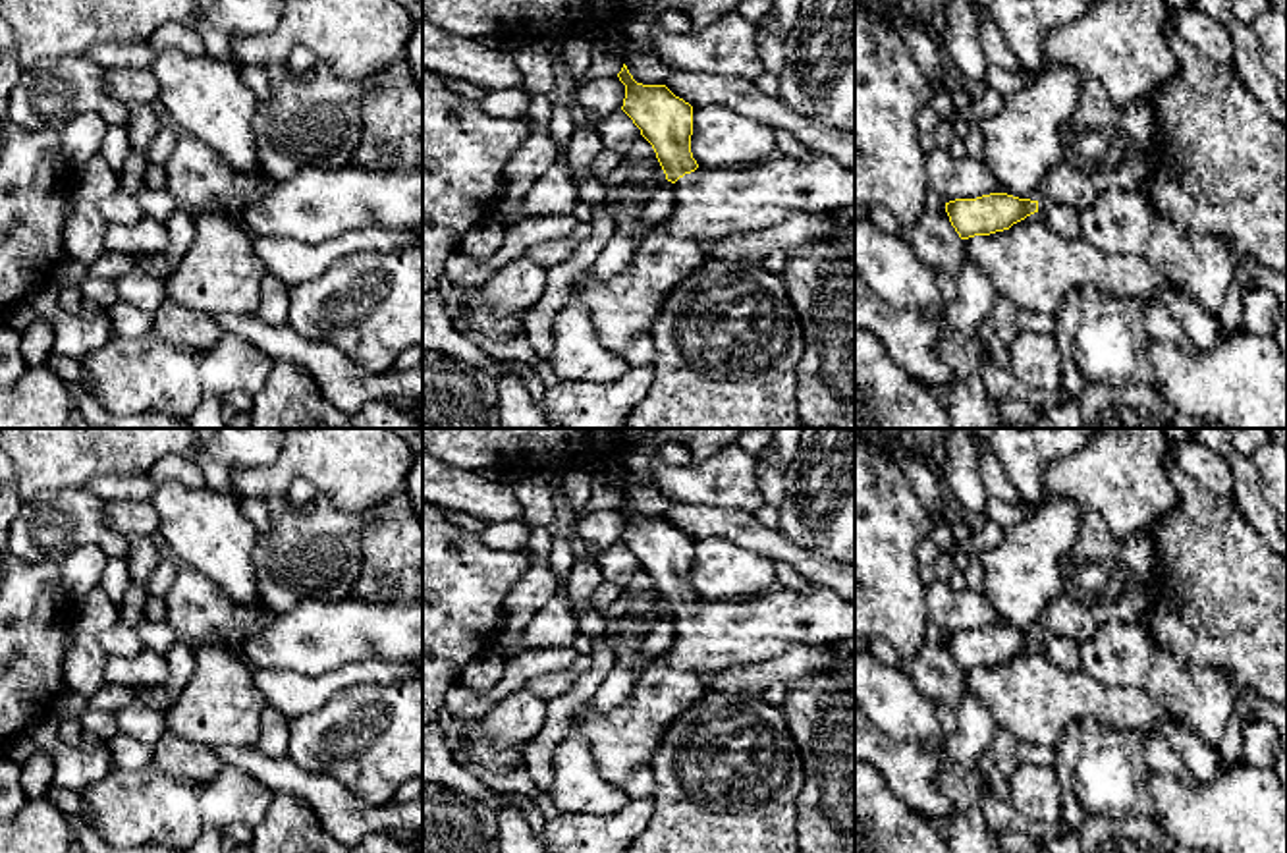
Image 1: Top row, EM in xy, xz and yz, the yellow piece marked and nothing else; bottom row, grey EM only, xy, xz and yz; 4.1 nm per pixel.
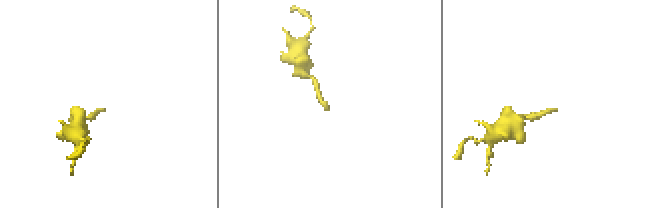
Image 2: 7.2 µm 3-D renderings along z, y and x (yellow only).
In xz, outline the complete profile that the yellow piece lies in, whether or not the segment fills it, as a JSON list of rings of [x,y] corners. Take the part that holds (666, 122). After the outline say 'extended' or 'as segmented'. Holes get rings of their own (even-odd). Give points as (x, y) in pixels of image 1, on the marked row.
[[[625,64],[617,77],[625,85],[621,110],[652,145],[666,179],[675,185],[677,203],[670,218],[641,239],[633,261],[621,274],[592,280],[587,270],[573,284],[569,301],[587,307],[596,338],[616,355],[635,338],[650,334],[668,295],[710,257],[712,241],[766,230],[793,212],[830,214],[855,206],[855,172],[814,151],[805,160],[778,154],[747,168],[700,168],[691,152],[693,106],[666,85],[637,83]]]; extended

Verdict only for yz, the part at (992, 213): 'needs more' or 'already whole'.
already whole

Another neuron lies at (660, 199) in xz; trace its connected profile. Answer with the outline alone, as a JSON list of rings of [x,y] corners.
[[[664,181],[656,187],[652,187],[646,193],[643,218],[648,224],[662,224],[670,218],[673,212],[677,199],[675,199],[675,185],[671,181]]]

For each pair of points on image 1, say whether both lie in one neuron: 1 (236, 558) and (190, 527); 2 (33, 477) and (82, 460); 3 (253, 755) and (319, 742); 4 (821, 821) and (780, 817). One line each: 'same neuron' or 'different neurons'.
1: same neuron
2: same neuron
3: different neurons
4: different neurons

